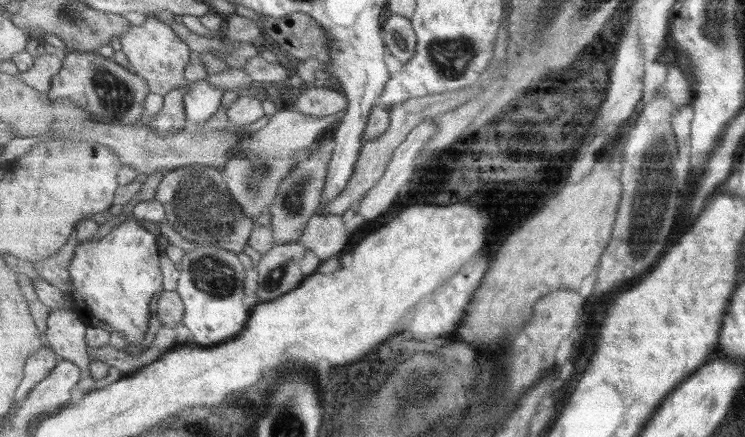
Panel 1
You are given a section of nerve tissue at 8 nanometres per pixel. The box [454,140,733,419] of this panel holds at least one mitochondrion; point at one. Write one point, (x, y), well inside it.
(649, 224)

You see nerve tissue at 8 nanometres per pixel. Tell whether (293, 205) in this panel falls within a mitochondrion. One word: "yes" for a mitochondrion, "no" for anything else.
yes

